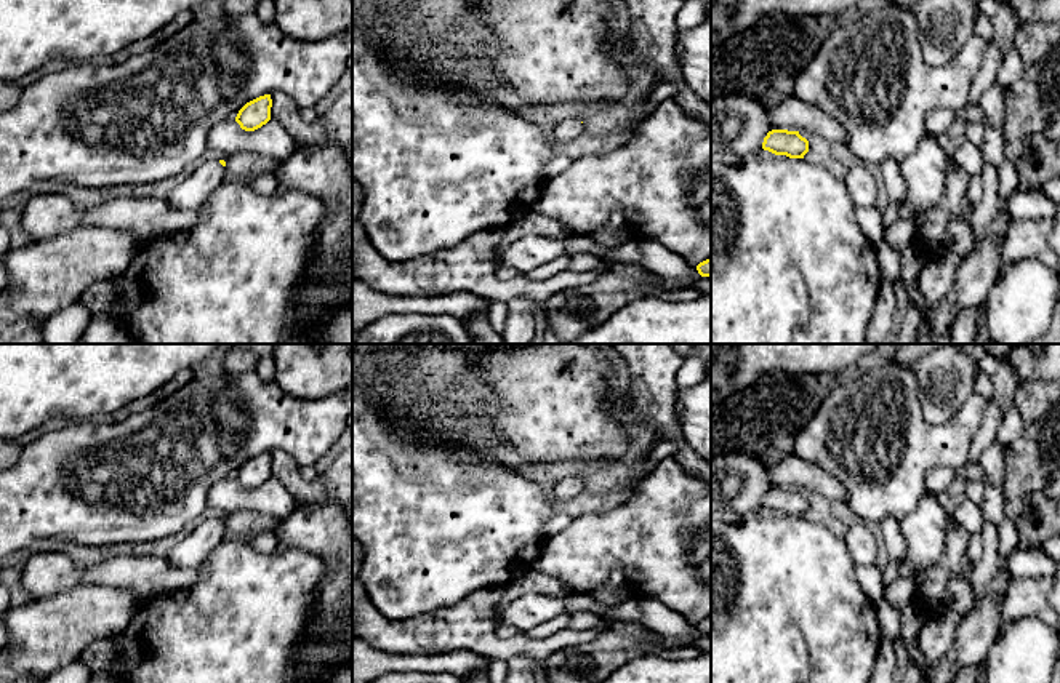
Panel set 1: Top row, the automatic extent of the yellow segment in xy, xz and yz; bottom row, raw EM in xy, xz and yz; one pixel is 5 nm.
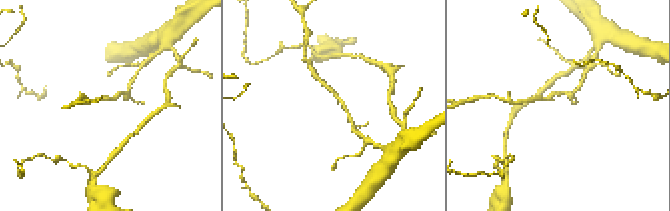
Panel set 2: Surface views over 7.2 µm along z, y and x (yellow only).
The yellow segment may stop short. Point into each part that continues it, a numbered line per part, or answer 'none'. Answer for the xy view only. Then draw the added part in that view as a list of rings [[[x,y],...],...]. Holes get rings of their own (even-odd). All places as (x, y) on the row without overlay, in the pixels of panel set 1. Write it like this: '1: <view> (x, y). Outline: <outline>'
1: xy (197, 546). Outline: [[[218,518],[202,521],[189,536],[171,552],[167,558],[175,569],[199,568],[211,553],[211,550],[223,541],[226,525]]]

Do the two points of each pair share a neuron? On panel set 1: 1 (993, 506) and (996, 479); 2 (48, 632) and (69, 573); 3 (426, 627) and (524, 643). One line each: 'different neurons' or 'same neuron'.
1: same neuron
2: different neurons
3: same neuron

